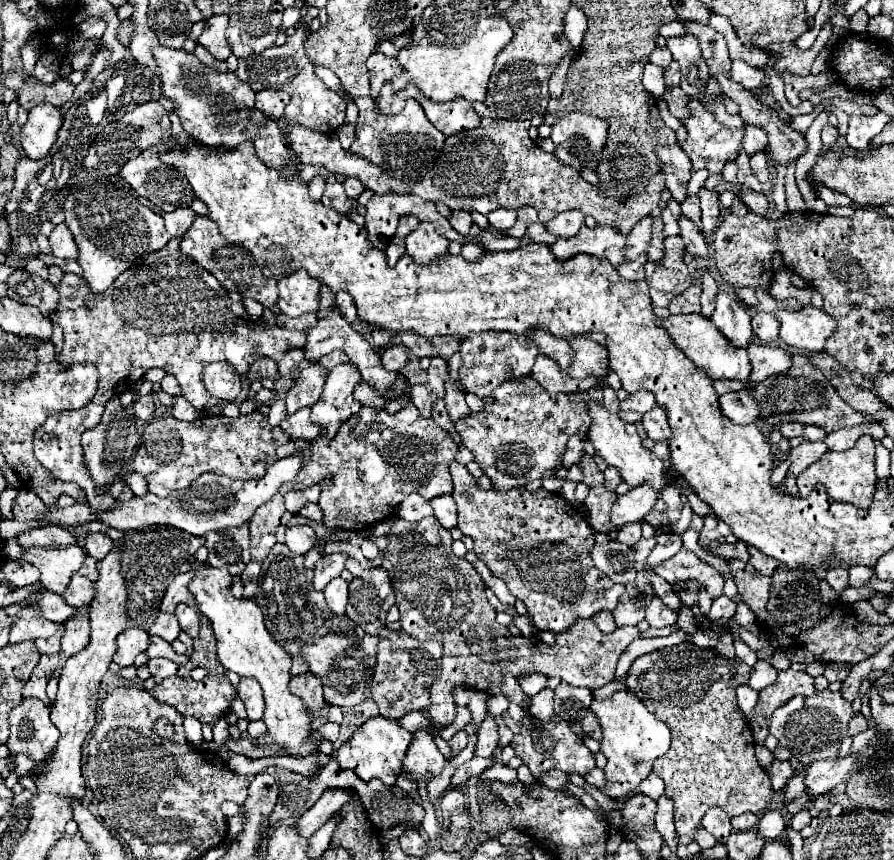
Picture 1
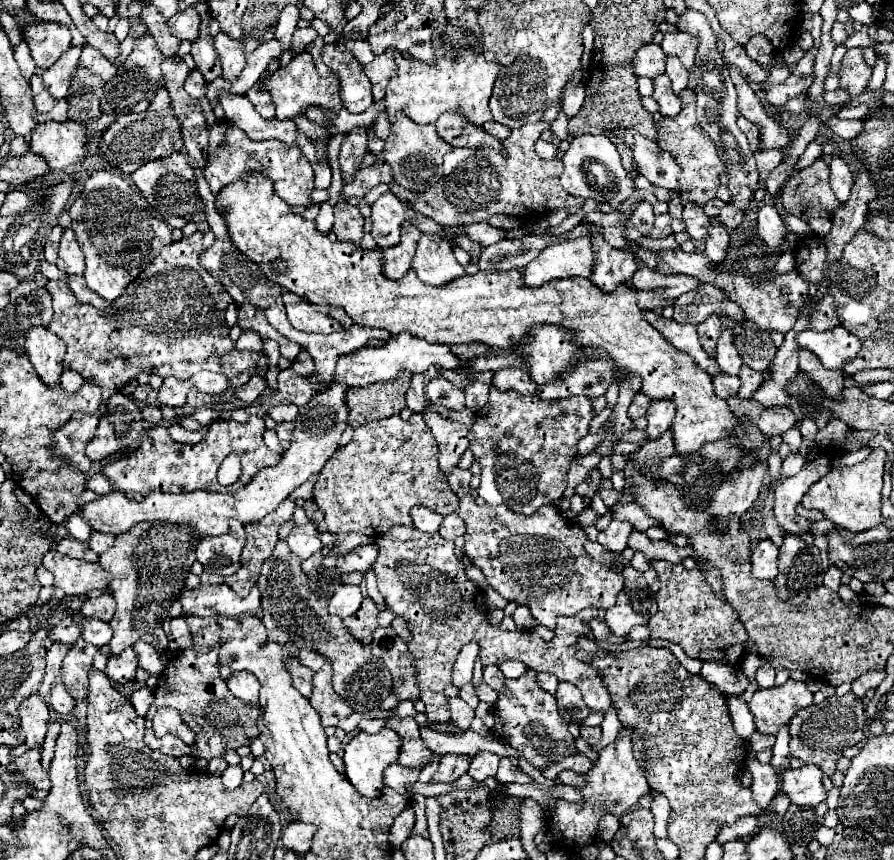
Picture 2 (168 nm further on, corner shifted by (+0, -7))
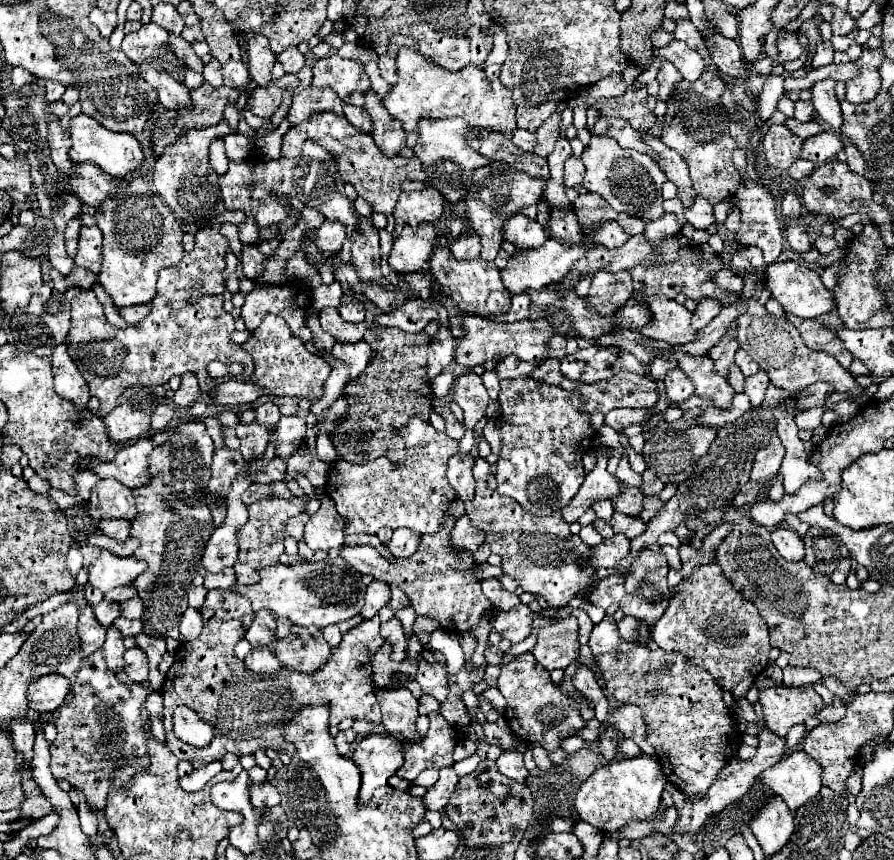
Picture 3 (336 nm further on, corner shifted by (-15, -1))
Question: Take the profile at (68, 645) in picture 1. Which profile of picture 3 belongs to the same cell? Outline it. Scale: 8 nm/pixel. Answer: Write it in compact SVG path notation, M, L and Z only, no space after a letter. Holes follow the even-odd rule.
M101 648L81 662L81 668L73 680L73 700L59 710L55 720L57 738L49 746L51 772L55 780L67 780L83 790L87 804L103 810L107 792L121 788L135 772L147 768L147 746L143 740L143 724L149 724L149 712L145 710L147 688L141 684L125 684L113 672L107 670Z

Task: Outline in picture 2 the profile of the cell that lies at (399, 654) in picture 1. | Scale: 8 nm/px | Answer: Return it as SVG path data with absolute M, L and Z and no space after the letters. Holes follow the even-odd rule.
M376 628L372 634L372 654L380 658L394 678L394 696L400 700L418 700L416 686L416 670L412 664L412 656L406 650L406 644L396 632L388 628Z

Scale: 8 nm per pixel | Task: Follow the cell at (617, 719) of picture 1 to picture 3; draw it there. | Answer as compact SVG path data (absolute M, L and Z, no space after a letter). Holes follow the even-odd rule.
M641 754L637 758L613 760L595 770L577 790L575 808L583 822L599 828L601 832L613 832L625 826L629 820L651 820L661 804L661 792L667 784L659 762L653 756Z

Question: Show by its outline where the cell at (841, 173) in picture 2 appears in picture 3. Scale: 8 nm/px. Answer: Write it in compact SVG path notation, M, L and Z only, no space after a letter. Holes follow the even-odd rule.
M853 144L845 146L845 152L847 152L847 166L849 166L849 170L859 174L859 176L865 176L867 168L865 168L865 160L863 160L861 152Z

